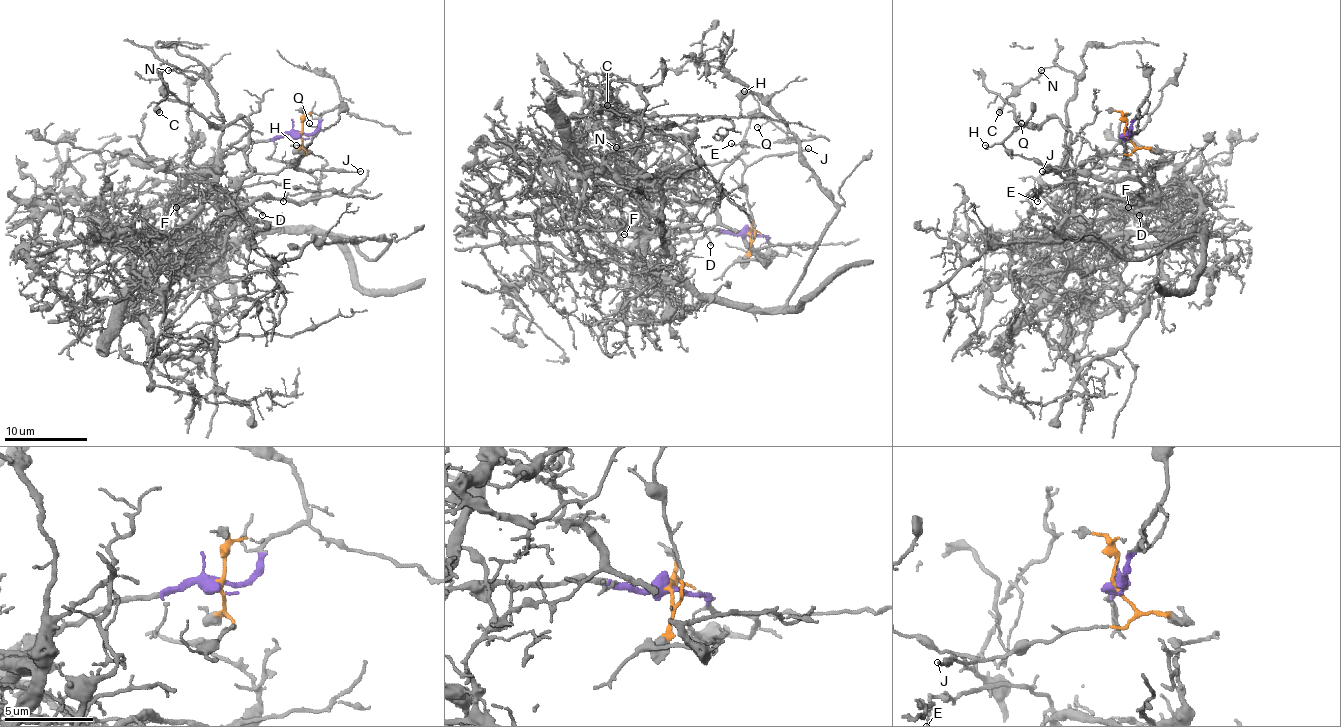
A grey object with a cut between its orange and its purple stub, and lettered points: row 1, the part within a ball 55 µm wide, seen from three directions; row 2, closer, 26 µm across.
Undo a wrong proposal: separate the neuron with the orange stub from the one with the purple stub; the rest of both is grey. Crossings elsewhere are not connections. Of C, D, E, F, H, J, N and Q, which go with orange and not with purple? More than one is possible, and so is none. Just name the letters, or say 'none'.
C, H, J, Q

